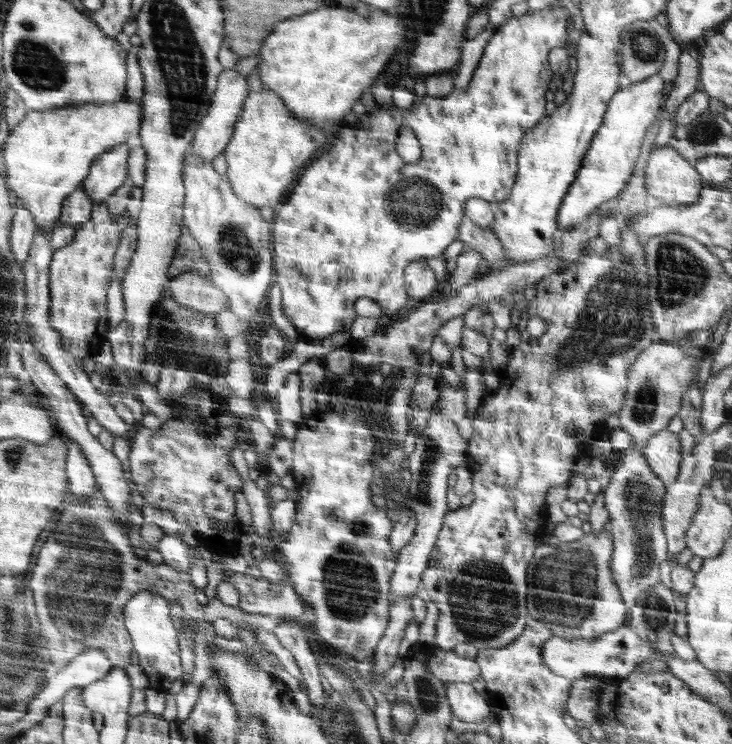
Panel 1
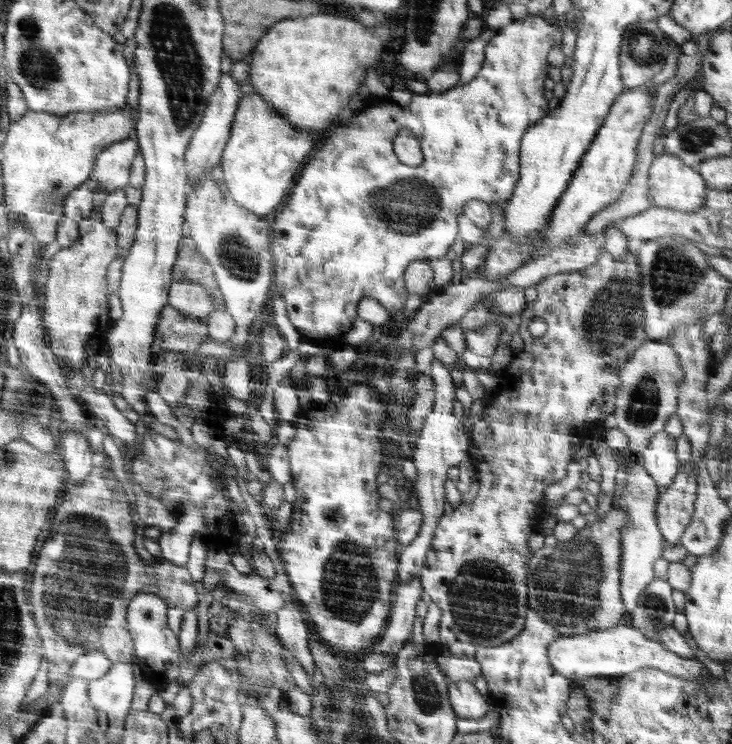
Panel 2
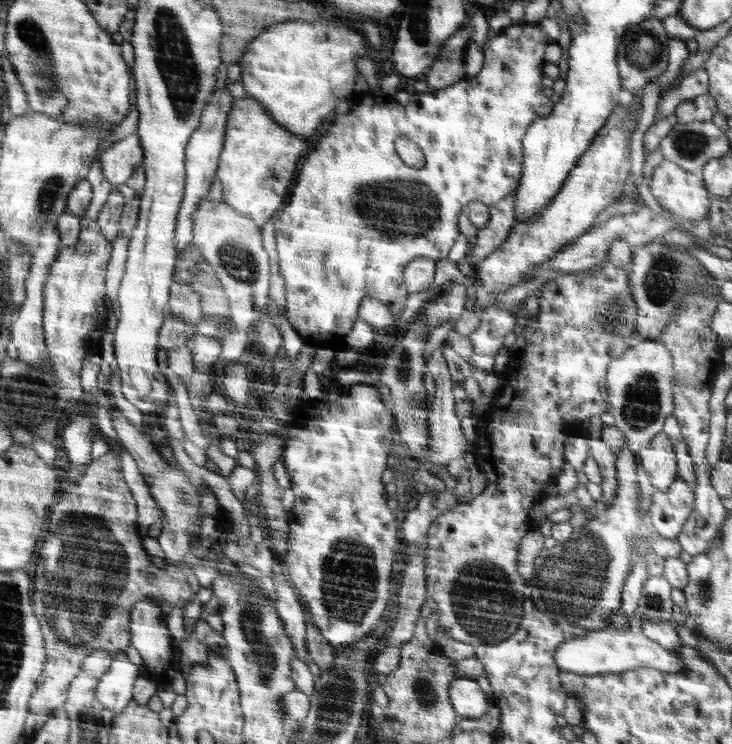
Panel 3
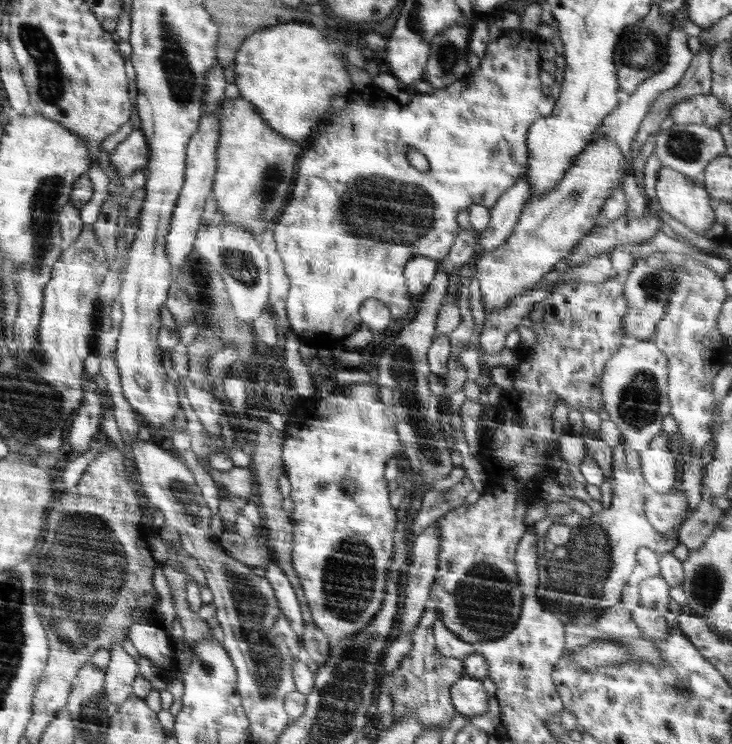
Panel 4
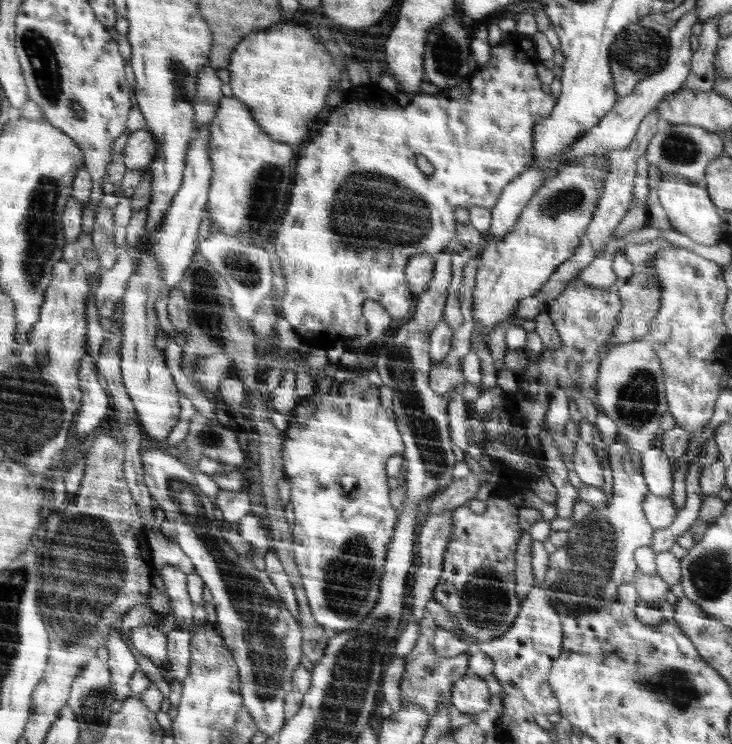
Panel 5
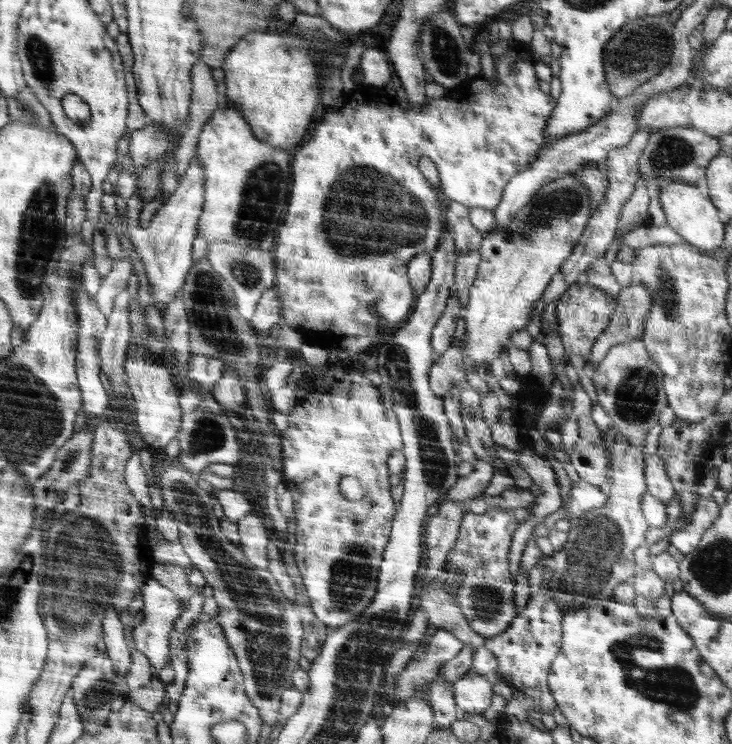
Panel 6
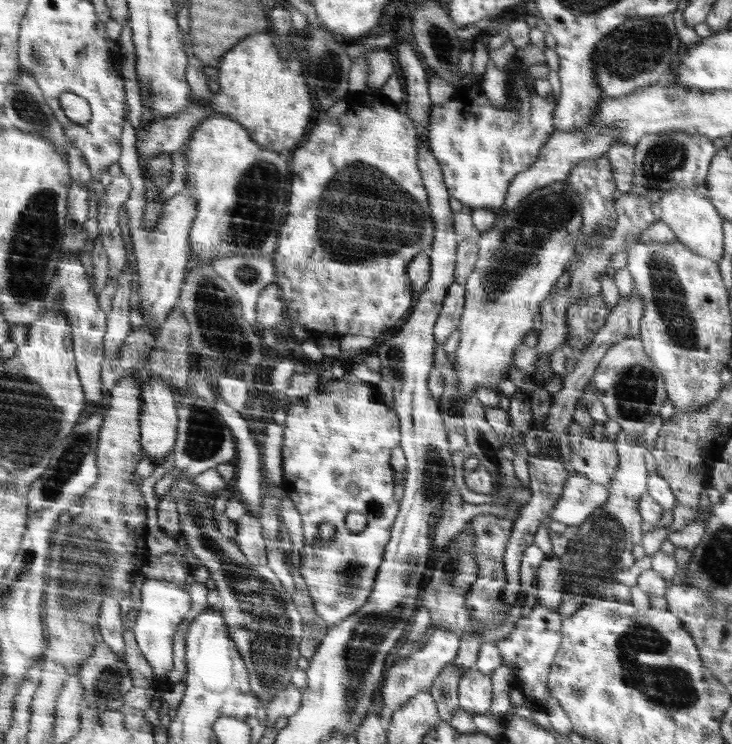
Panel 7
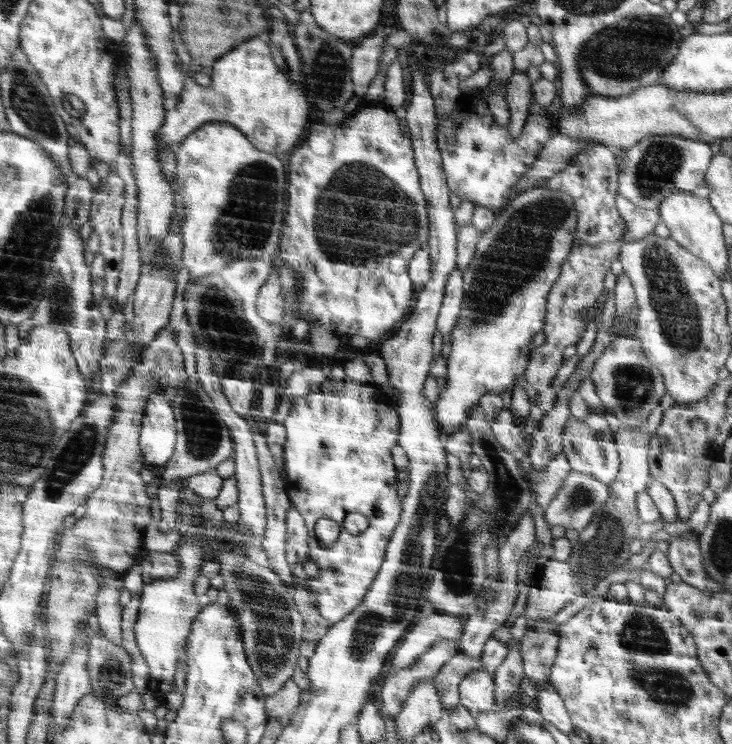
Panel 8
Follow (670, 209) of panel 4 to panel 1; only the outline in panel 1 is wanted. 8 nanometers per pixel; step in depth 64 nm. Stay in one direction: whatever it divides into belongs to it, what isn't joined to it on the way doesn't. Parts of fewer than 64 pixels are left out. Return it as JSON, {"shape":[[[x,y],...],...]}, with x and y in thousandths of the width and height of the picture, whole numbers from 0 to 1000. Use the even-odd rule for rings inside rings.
{"shape":[[[911,194],[903,198],[895,196],[891,200],[880,231],[884,258],[913,277],[948,276],[955,269],[963,247],[949,223],[941,219],[928,203]]]}

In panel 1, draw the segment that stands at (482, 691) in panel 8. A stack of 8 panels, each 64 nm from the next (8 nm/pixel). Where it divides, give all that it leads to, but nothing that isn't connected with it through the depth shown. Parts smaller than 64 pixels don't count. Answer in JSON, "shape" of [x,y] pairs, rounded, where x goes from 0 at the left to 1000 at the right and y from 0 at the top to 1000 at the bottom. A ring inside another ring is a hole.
{"shape":[[[613,918],[609,935],[616,960],[634,970],[658,970],[668,960],[664,941],[645,925],[642,918]]]}

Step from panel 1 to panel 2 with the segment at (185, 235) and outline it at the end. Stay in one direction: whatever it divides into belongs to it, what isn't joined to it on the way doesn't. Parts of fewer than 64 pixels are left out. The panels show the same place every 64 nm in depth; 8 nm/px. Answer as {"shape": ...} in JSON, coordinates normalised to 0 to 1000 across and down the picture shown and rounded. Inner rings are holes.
{"shape":[[[257,317],[250,319],[239,352],[238,378],[262,375],[270,378],[286,392],[292,418],[306,418],[307,403],[296,386],[287,353],[270,339],[268,327]]]}

